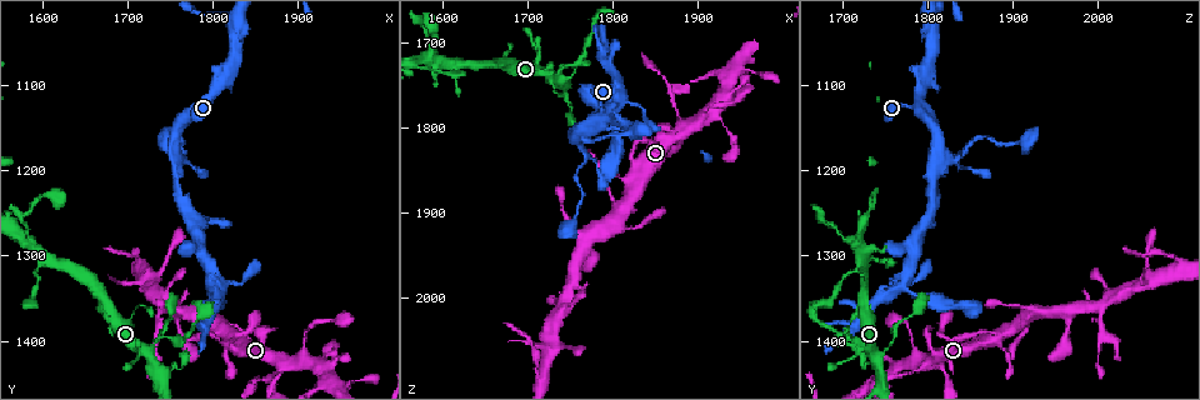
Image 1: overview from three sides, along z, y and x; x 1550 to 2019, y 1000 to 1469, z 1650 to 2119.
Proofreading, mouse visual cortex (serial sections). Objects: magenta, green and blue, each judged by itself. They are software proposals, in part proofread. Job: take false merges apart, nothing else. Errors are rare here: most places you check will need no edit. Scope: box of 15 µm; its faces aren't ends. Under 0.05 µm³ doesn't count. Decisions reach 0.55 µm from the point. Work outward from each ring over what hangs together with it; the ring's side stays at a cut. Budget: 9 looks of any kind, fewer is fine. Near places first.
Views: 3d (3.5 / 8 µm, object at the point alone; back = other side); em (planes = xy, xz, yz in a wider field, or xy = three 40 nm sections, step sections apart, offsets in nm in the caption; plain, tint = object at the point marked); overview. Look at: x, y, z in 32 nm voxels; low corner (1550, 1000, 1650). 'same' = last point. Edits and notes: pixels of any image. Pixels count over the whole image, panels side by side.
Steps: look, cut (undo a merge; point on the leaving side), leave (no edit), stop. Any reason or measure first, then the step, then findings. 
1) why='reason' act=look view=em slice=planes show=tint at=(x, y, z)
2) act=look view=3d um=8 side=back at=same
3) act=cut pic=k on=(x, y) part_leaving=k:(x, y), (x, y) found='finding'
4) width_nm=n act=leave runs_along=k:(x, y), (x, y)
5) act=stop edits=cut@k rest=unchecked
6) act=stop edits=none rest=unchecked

act=look view=3d um=3.5 at=(1740, 1395, 1730)

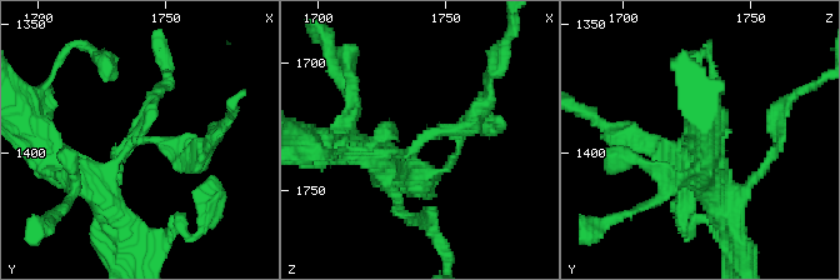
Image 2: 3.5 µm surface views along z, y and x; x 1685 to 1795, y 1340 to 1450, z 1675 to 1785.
arm_widths_nm=250,300 act=look view=em slice=xy step=5 show=tint at=(1743, 1395, 1729)

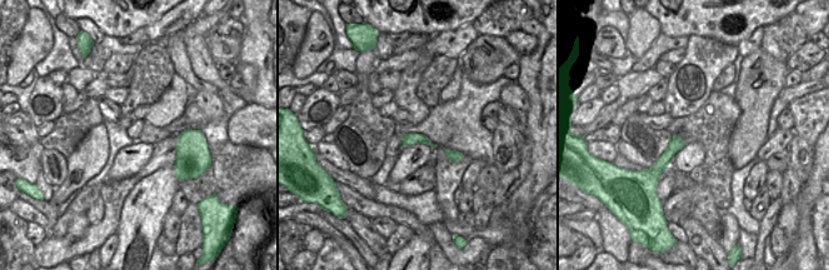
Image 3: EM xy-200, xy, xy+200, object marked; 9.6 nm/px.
act=leave runs_along=2:(361, 154), (408, 154), (488, 100) found='continuous, no second cell'

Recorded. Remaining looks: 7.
why='thin neck' act=look view=3d um=3.5 at=(1780, 1195, 1845)

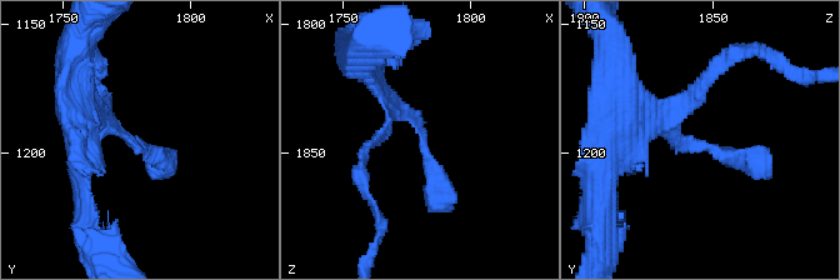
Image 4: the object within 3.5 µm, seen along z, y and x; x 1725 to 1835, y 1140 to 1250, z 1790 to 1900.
why='shape alone is not enough' act=look view=em slice=xy step=2 show=tint at=(1781, 1197, 1842)

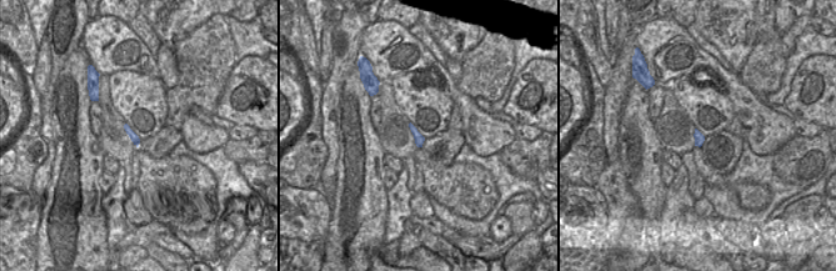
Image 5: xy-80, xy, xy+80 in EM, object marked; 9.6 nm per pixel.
act=leave found='all the same cell'

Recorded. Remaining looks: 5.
why='a narrow waist' act=look view=3d um=3.5 at=(1875, 1435, 1780)

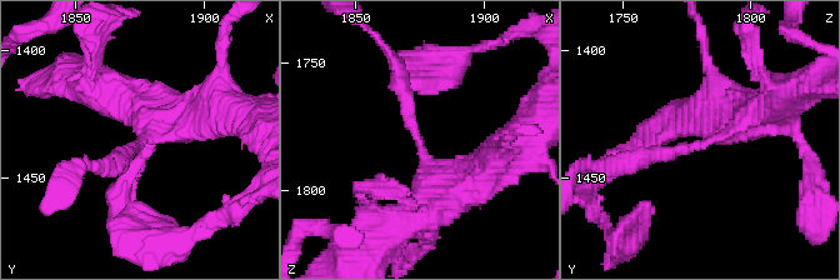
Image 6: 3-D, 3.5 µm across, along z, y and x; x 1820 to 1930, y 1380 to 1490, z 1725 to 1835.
arm_widths_nm=200,450 why='need the tissue' act=look view=em slice=xy step=1 show=plain at=(1876, 1438, 1780)

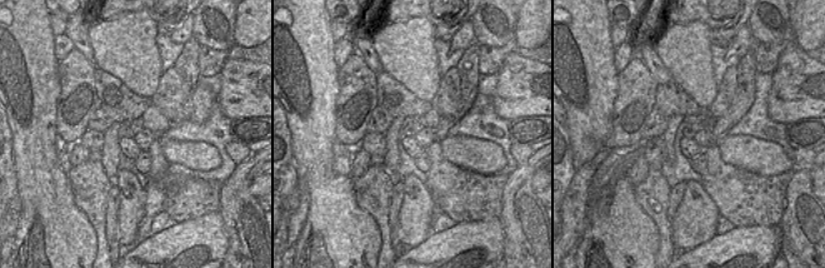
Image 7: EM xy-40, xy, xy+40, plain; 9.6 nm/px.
why='with the object marked' act=look view=em slice=xy step=1 show=tint at=same

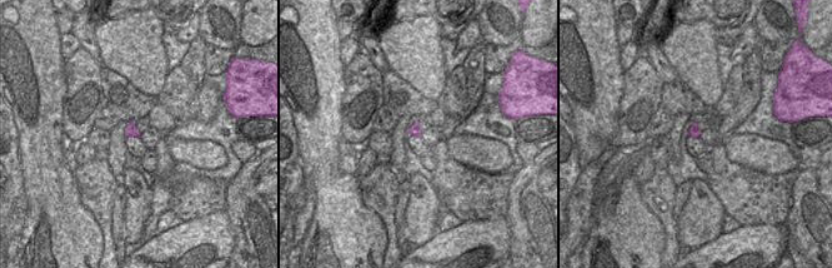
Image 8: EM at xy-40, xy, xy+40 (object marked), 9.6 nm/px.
act=leave found='all the same cell'

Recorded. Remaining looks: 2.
why='narrows sharply' act=look view=3d um=3.5 at=(1930, 1420, 1800)

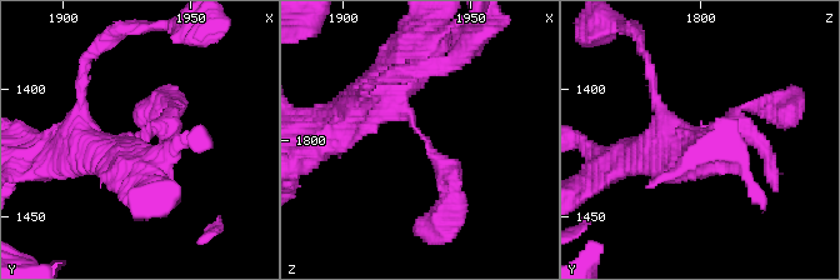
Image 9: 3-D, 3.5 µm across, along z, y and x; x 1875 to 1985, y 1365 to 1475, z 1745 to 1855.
act=look view=em slice=xy step=3 show=tint at=(1931, 1418, 1799)

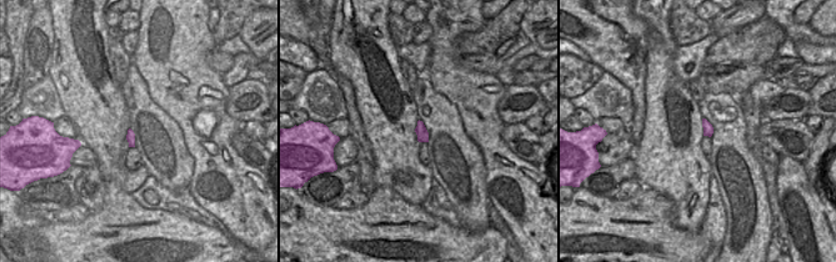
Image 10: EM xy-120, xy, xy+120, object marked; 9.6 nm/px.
act=leave runs_along=9:(363, 103), (413, 119), (455, 201) found='all the same cell'

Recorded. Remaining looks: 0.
act=stop edits=none rest=unchecked

